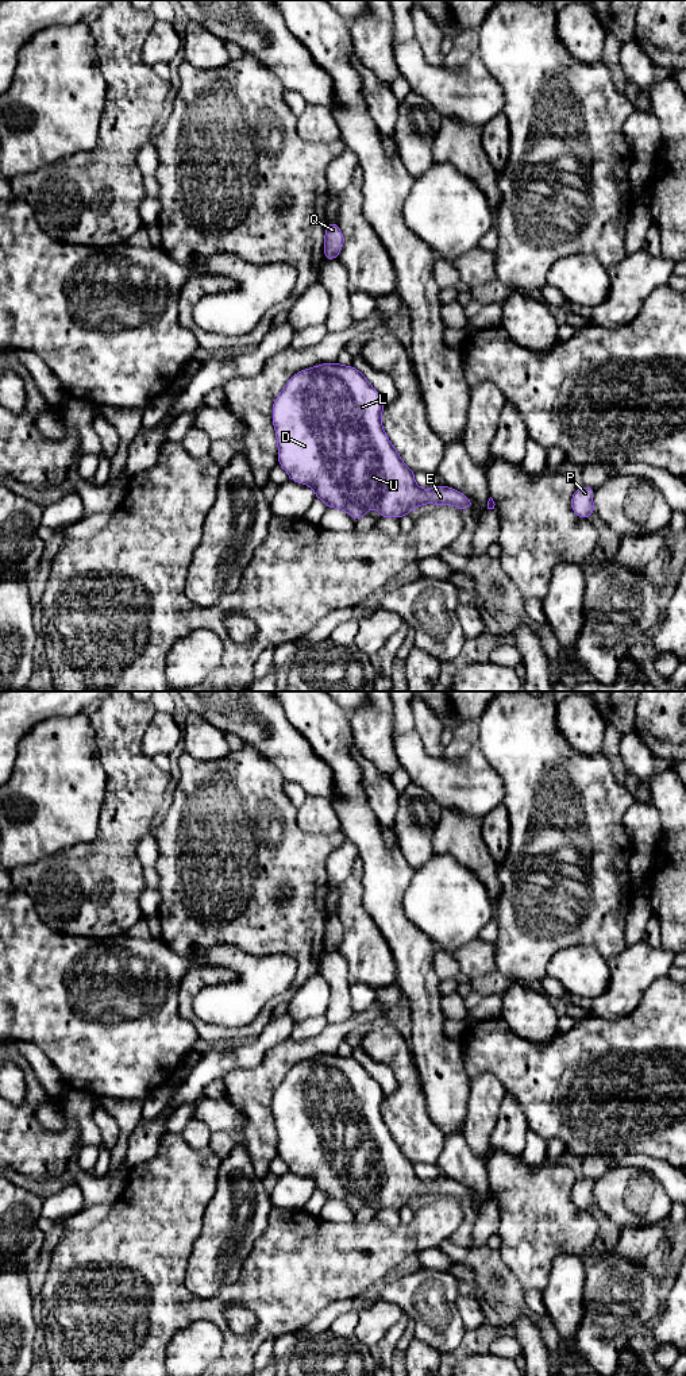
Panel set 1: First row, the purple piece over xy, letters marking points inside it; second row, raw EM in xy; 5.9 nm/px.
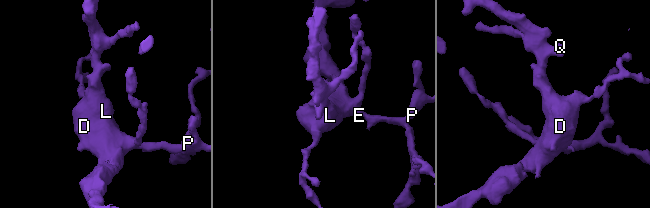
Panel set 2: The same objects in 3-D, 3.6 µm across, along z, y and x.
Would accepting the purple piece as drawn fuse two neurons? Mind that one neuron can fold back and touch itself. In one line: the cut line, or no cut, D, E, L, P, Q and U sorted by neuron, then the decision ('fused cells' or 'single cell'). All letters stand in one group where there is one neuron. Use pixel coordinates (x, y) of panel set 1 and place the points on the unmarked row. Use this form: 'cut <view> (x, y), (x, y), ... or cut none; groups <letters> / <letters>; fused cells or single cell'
cut none; groups D E L P Q U; single cell

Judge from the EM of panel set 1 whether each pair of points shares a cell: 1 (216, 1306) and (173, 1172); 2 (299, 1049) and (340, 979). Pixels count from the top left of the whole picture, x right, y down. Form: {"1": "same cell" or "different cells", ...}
{"1": "same cell", "2": "different cells"}

